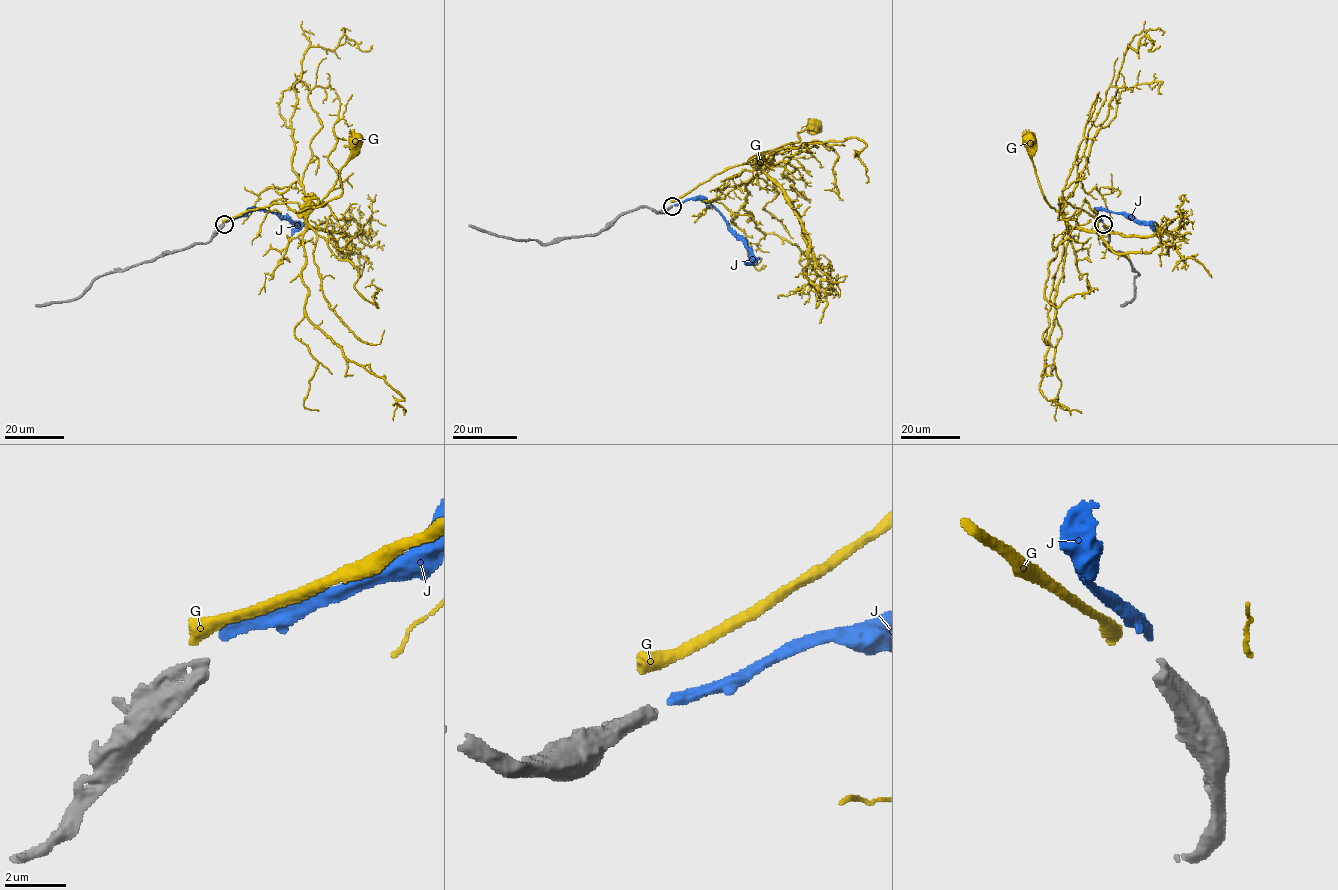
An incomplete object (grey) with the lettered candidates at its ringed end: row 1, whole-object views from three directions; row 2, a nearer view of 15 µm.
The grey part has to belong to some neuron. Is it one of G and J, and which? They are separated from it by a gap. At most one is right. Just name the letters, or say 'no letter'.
no letter

